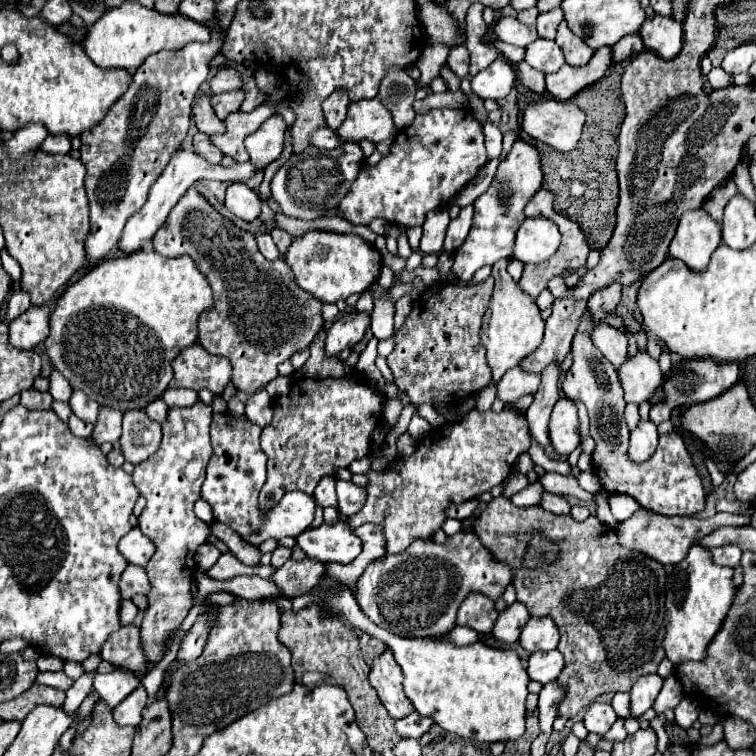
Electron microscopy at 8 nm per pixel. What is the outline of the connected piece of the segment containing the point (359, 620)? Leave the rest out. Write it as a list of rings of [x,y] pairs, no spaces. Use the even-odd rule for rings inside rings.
[[[349,589],[315,599],[341,613],[353,627],[381,639],[393,649],[395,661],[403,673],[403,689],[421,715],[431,715],[445,731],[465,741],[493,743],[519,739],[525,733],[525,699],[529,675],[513,649],[495,649],[481,641],[455,645],[447,637],[439,639],[405,639],[375,627],[359,609]]]

